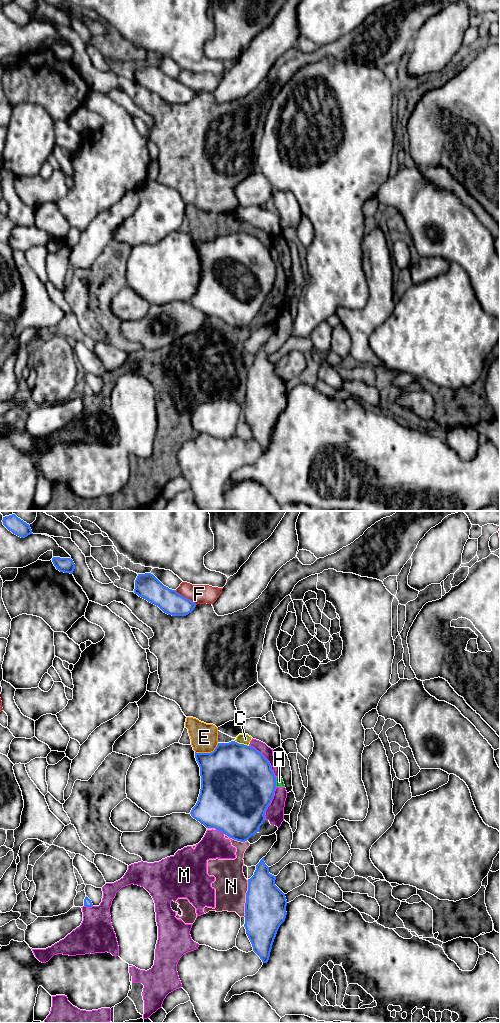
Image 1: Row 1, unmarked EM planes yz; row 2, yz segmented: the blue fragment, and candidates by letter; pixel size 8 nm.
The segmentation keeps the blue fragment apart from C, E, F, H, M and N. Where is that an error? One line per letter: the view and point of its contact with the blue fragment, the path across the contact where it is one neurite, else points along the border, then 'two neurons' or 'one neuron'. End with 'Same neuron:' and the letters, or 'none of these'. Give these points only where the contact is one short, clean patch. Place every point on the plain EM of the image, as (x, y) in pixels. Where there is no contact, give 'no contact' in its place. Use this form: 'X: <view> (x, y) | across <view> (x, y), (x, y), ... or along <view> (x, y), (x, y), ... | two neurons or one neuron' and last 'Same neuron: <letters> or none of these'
C: yz (241, 232) | two neurons
E: yz (207, 241) | along yz (218, 231), (210, 240), (195, 240) | two neurons
F: yz (185, 85) | two neurons
H: yz (275, 270) | two neurons
M: yz (267, 248) | two neurons
N: yz (246, 386) | two neurons
Same neuron: none of these

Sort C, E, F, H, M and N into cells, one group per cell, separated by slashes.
C E H M N / F

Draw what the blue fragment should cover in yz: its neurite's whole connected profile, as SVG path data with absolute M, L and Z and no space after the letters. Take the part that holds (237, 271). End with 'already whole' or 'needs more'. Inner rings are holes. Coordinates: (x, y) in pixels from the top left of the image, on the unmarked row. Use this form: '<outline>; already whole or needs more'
M235 229L218 231L211 241L196 241L201 277L191 304L206 316L215 316L228 325L245 330L259 320L265 299L276 277L276 265L269 249L255 236Z; already whole

